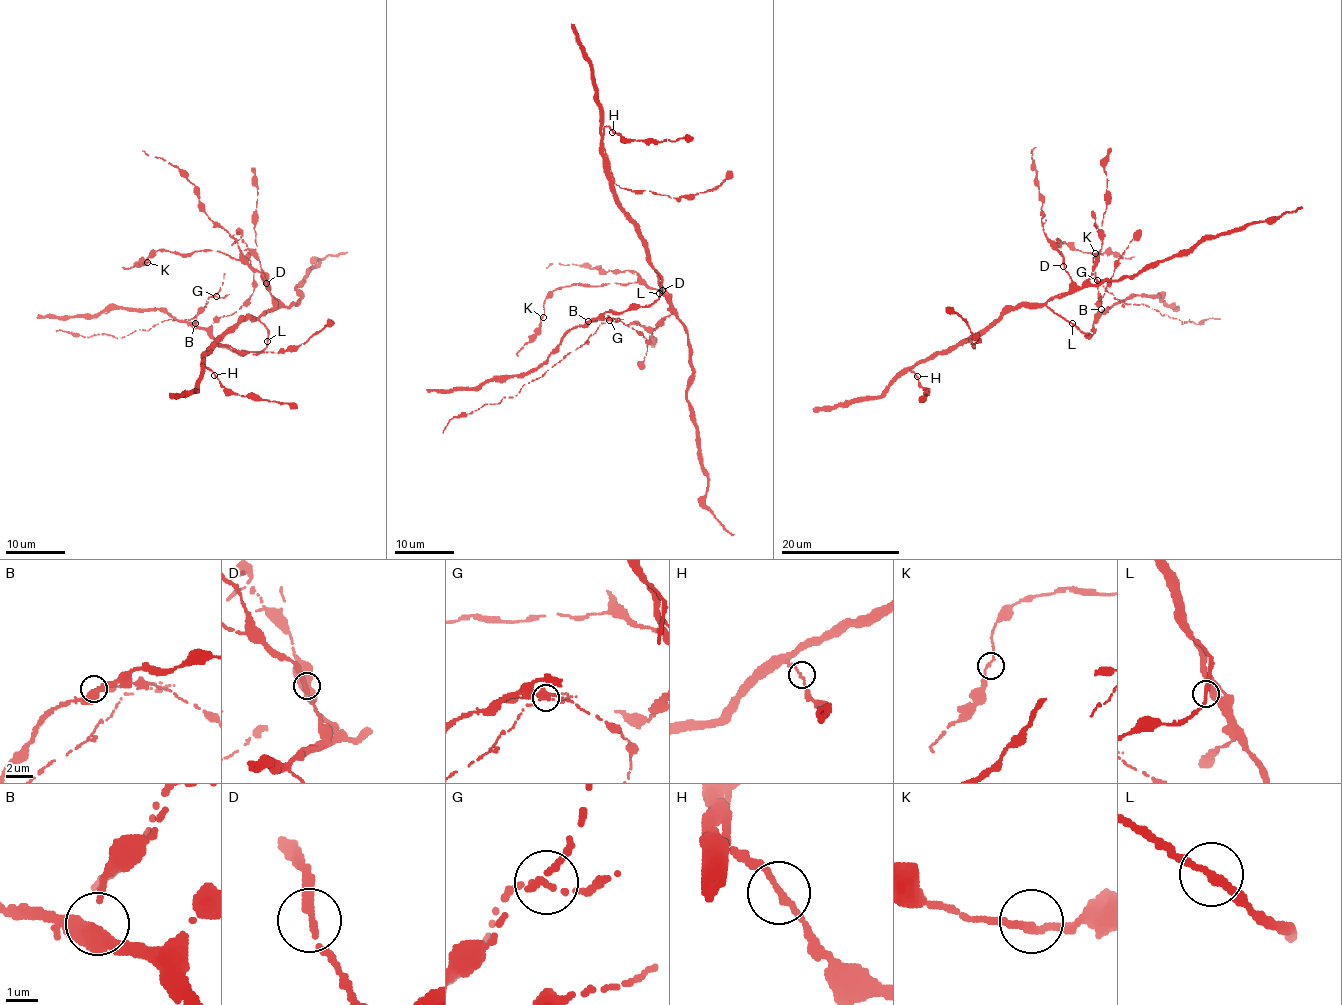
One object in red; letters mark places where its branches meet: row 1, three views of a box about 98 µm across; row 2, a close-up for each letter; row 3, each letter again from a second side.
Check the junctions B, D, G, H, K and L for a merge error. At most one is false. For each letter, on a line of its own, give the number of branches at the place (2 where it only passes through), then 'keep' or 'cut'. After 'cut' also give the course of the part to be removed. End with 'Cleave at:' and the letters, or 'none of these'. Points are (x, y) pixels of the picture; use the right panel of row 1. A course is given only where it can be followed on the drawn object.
B: branches 3; keep
D: branches 2; keep
G: branches 3; cut; course (1097, 281), (1125, 304), (1146, 304), (1181, 324), (1220, 319)
H: branches 2; keep
K: branches 2; keep
L: branches 2; keep
Cleave at: G

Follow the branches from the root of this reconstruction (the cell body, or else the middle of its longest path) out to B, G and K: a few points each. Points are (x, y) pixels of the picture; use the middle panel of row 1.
B: (659, 293), (659, 297), (650, 304), (629, 306), (622, 312), (603, 312), (588, 321)
G: (659, 293), (650, 304), (603, 312), (588, 321), (610, 320)
K: (659, 293), (662, 275), (654, 268), (668, 297), (638, 283), (569, 285), (545, 300), (543, 317)

